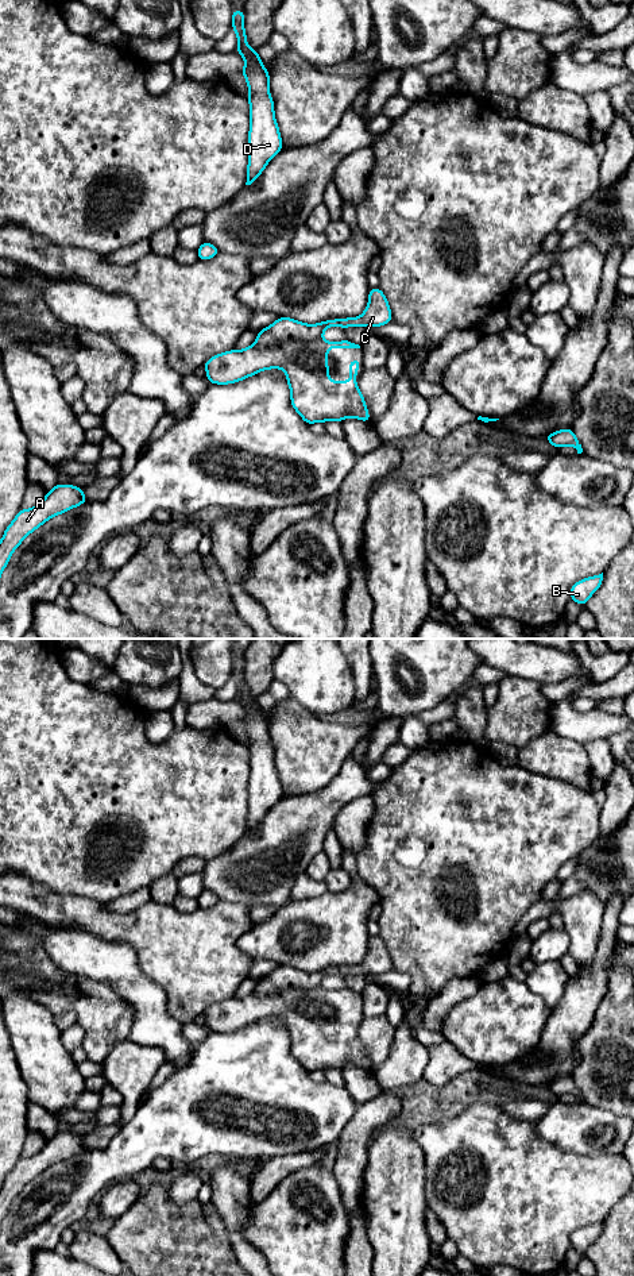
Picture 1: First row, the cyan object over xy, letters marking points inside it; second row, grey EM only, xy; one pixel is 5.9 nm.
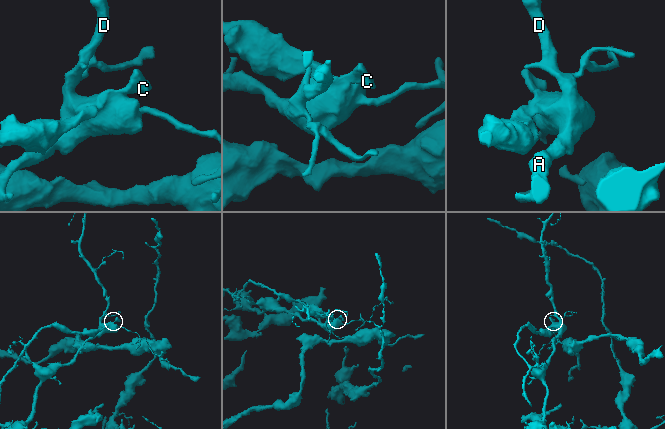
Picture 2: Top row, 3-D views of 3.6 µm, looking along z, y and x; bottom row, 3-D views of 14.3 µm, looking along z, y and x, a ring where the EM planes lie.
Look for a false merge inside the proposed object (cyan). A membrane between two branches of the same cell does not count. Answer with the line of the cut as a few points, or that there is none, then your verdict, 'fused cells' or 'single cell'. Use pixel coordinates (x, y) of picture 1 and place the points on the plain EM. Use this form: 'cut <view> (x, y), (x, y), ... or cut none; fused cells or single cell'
cut xy (320, 985), (289, 987), (273, 995), (254, 993); fused cells

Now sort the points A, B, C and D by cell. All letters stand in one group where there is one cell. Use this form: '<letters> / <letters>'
A B D / C

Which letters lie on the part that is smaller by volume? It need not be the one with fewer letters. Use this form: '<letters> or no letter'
A, B, D

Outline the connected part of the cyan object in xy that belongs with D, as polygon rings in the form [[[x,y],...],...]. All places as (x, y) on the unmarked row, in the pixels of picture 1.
[[[232,658],[232,676],[237,685],[236,699],[246,710],[240,721],[244,724],[250,739],[247,748],[251,757],[251,775],[248,778],[246,833],[251,833],[283,795],[279,775],[275,770],[274,748],[270,743],[270,721],[263,714],[263,709],[258,703],[258,699],[252,698],[247,691],[243,658]]]

